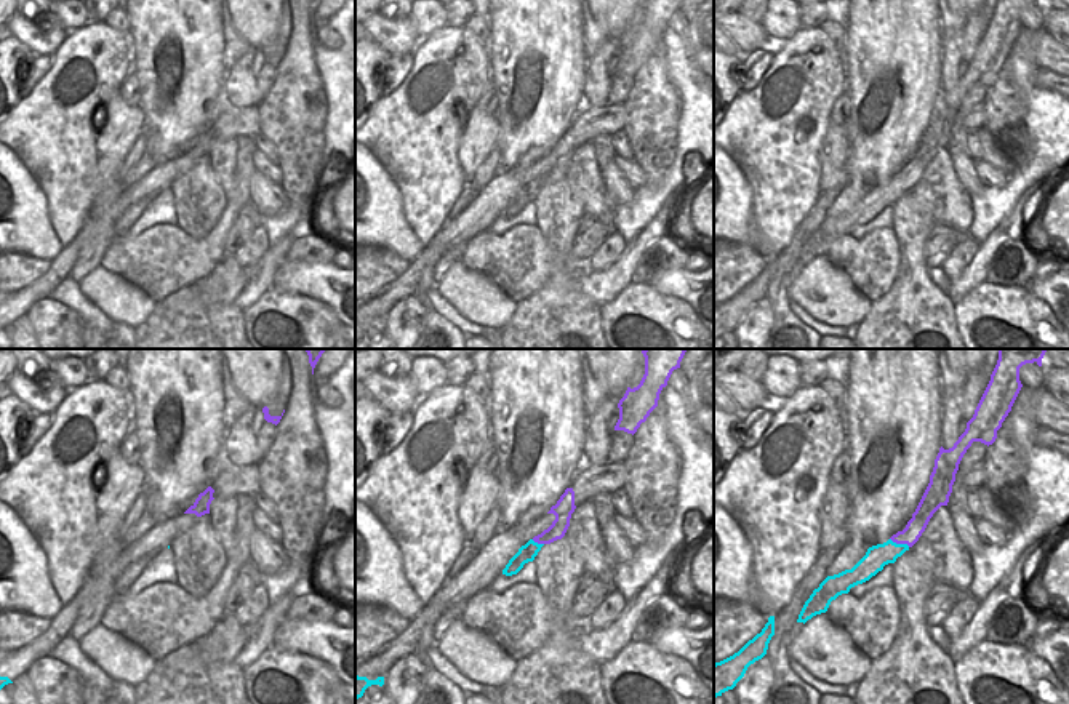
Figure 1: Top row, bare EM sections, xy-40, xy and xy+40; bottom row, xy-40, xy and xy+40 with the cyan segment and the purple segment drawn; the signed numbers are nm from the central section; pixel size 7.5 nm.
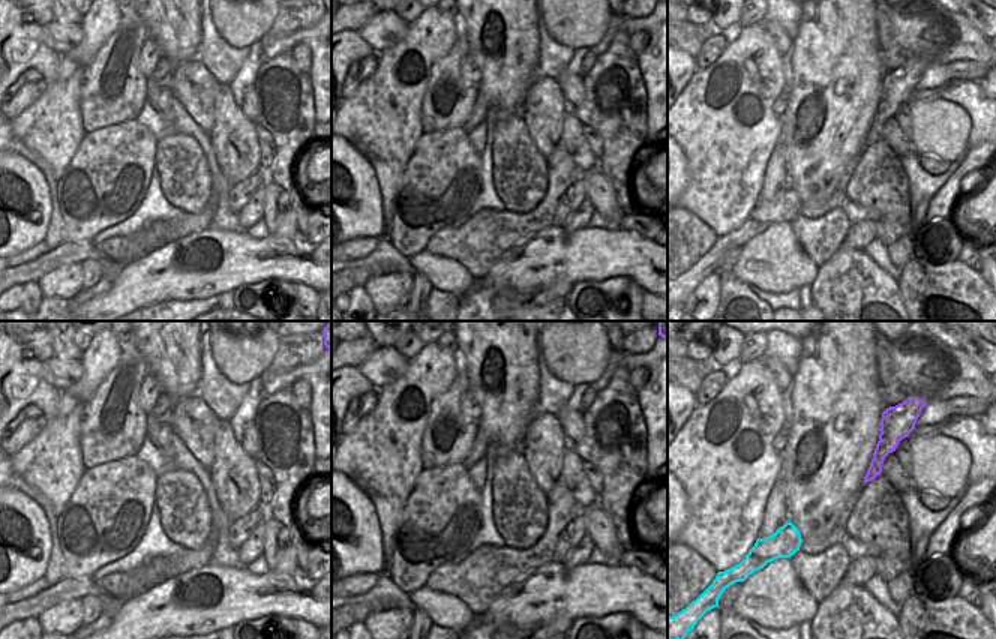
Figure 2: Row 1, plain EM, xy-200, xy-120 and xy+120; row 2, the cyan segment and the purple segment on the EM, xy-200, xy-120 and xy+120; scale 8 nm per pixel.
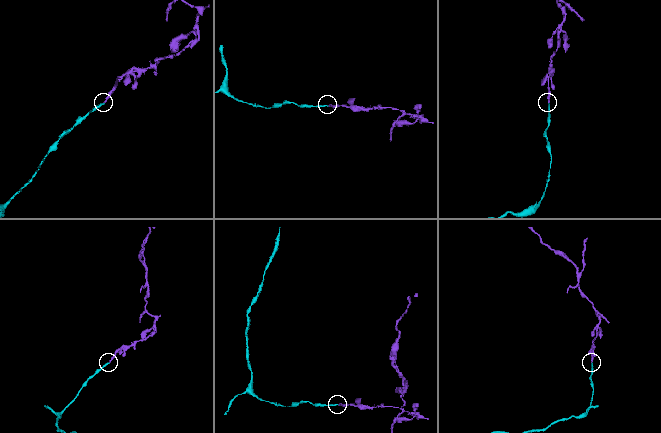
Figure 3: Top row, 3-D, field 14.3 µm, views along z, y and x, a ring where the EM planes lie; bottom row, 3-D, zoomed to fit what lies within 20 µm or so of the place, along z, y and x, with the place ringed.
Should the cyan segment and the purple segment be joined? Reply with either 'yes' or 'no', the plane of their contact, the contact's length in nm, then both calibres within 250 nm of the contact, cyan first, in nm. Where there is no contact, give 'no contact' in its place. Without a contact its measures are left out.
no; meets cyan in xy+40; contact 170 nm long; 170 nm thick on the cyan side, 140 nm on the other

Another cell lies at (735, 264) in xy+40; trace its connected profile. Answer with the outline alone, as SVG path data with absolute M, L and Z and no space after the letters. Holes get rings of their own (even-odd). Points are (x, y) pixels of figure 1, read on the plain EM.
M714 238L714 302L738 294L767 264L768 259L746 243Z

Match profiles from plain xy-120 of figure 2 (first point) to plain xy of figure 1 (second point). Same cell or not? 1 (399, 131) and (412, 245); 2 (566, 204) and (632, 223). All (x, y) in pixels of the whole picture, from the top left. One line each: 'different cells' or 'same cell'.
1: different cells
2: different cells

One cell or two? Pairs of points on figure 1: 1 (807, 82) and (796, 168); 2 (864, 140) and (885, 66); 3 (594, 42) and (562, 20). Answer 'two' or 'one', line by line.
1: one
2: one
3: two

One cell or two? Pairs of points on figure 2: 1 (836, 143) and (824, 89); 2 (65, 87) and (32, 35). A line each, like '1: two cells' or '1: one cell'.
1: one cell
2: two cells

